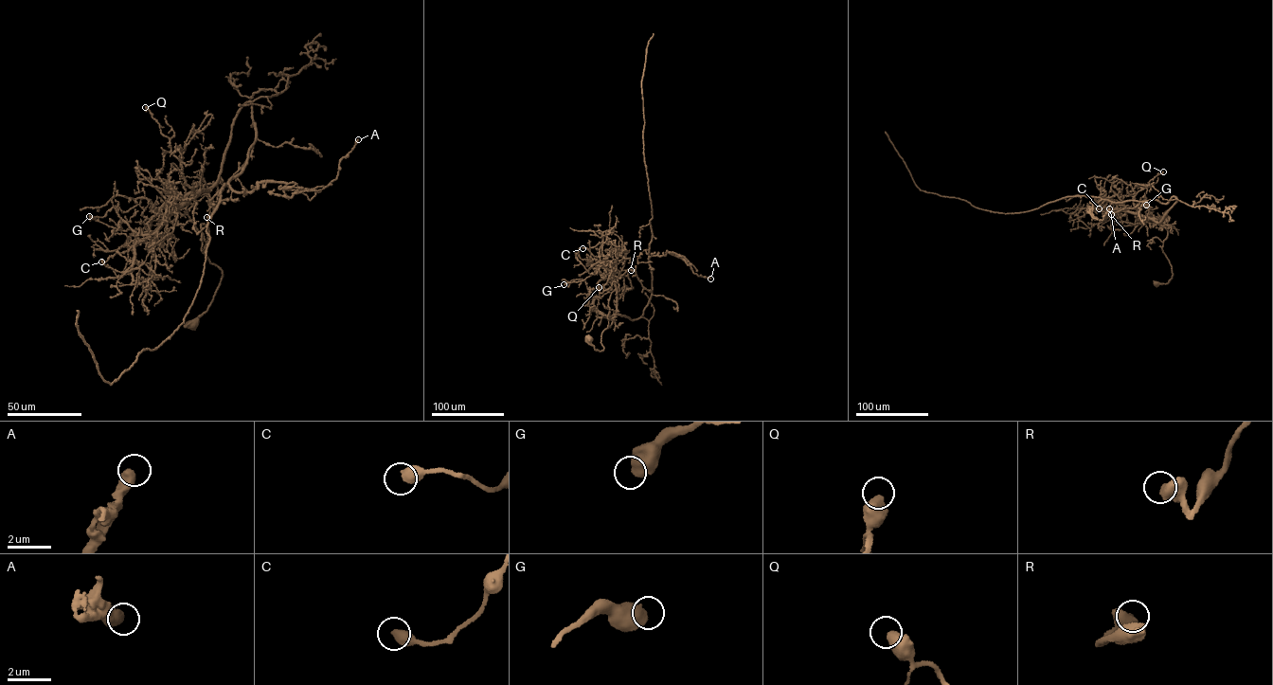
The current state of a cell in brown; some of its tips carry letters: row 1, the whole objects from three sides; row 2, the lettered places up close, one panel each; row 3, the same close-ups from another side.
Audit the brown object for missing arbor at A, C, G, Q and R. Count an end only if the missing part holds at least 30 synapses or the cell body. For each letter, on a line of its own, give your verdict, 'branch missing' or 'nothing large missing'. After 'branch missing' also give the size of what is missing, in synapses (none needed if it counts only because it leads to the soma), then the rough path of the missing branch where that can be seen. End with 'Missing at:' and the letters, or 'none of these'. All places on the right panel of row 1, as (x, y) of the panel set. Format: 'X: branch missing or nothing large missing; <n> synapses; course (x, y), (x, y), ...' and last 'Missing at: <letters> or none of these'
A: nothing large missing
C: nothing large missing
G: nothing large missing
Q: nothing large missing
R: nothing large missing
Missing at: none of these

